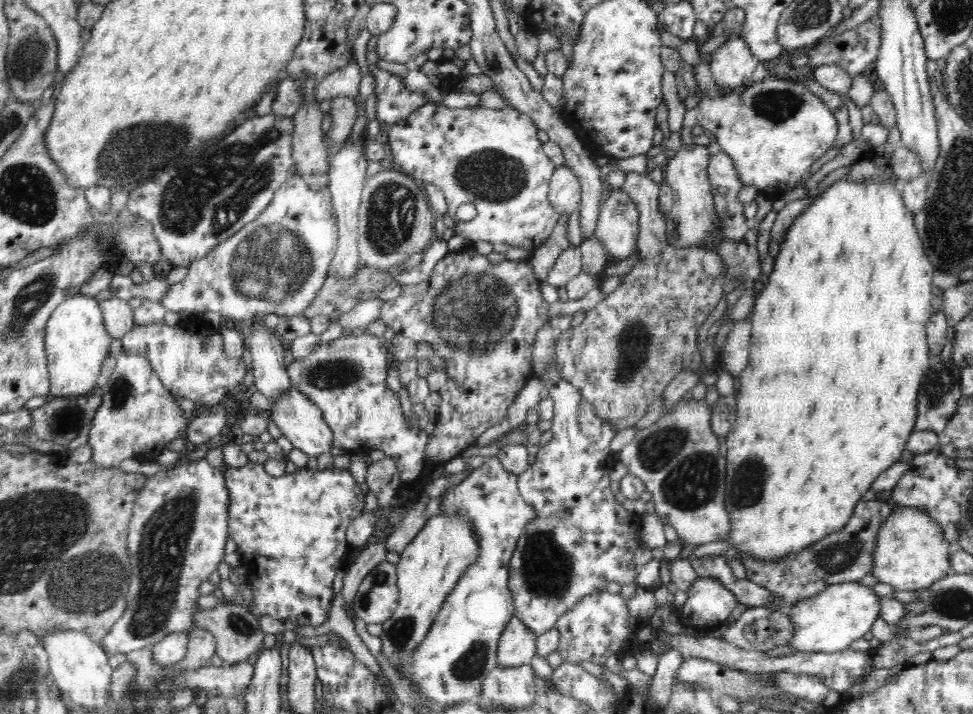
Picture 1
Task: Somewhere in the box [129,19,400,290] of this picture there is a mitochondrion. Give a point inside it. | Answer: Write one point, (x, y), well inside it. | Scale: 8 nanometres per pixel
(214, 193)

